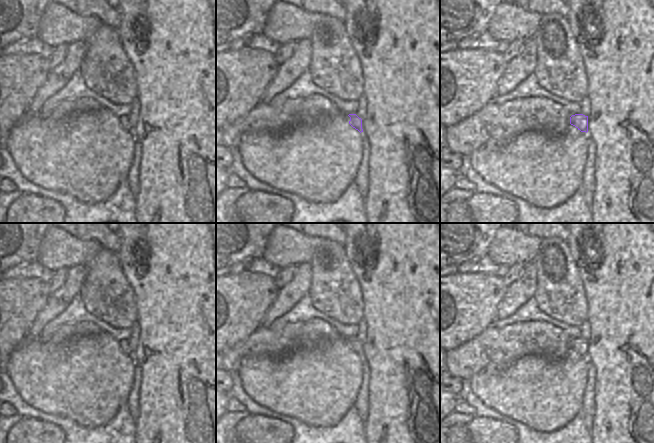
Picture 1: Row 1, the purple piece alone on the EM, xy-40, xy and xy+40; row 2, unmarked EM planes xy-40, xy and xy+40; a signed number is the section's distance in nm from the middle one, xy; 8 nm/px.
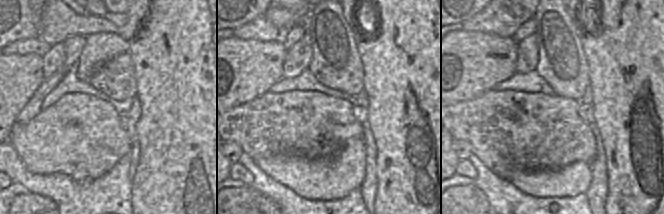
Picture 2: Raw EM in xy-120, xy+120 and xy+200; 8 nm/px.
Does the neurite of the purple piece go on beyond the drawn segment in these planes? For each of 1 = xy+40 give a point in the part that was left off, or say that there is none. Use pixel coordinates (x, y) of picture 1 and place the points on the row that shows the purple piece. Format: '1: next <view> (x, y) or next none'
1: next none

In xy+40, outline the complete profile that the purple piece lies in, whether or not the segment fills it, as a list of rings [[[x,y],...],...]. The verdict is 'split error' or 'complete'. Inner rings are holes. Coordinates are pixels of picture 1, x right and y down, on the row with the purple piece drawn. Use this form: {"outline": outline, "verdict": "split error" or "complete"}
{"outline": [[[575,114],[570,117],[570,124],[575,126],[581,132],[588,132],[588,116]]], "verdict": "complete"}

